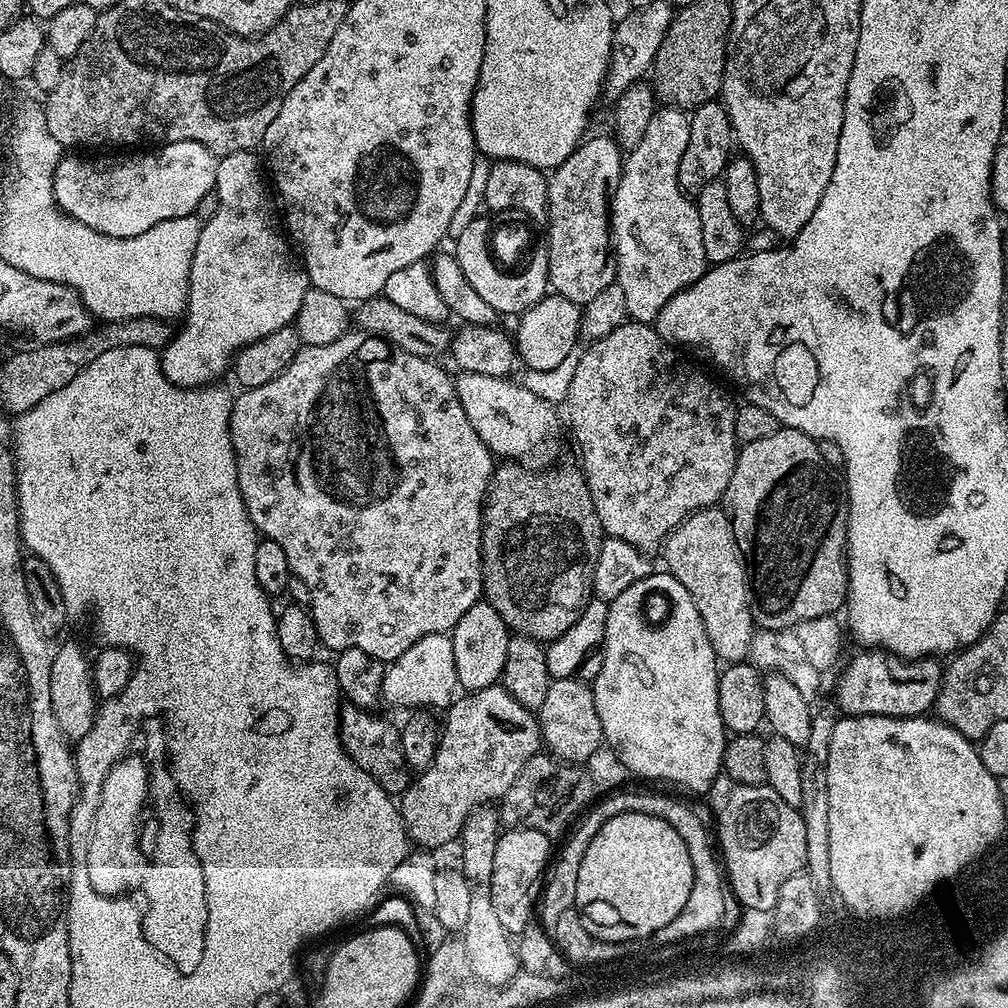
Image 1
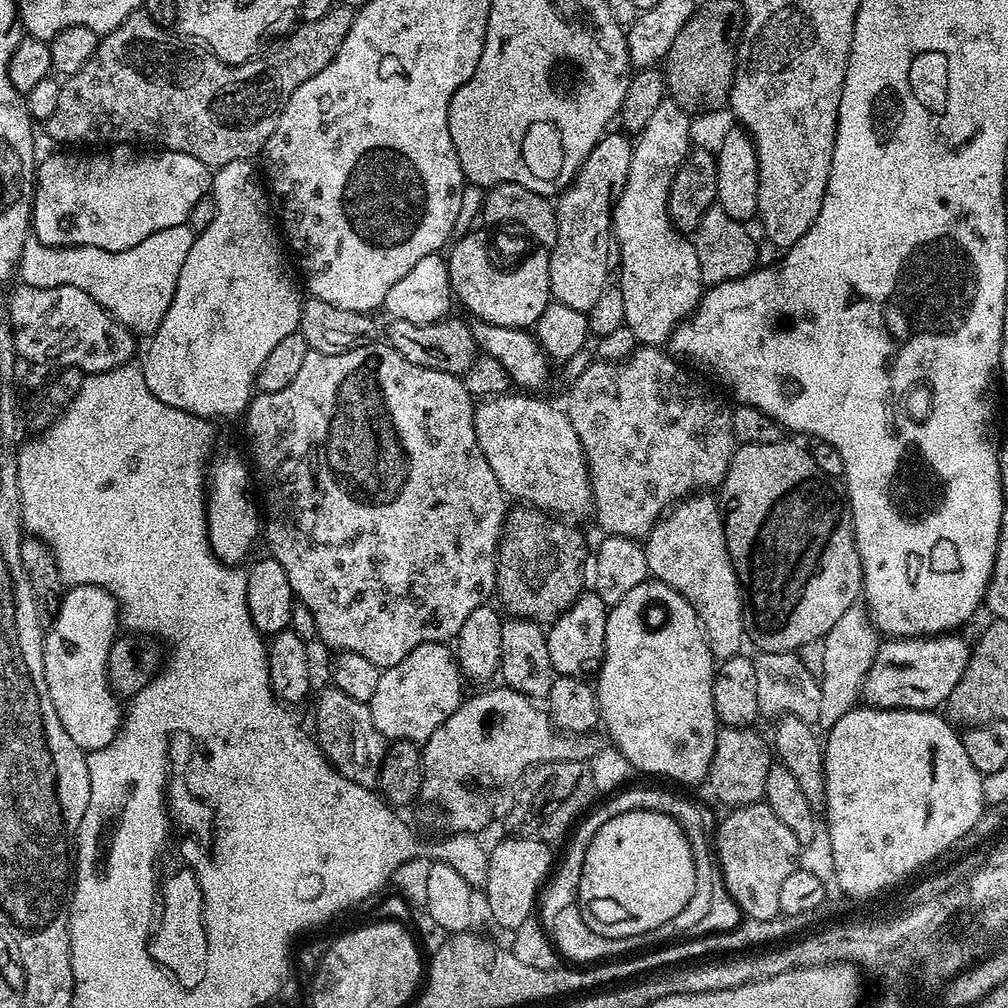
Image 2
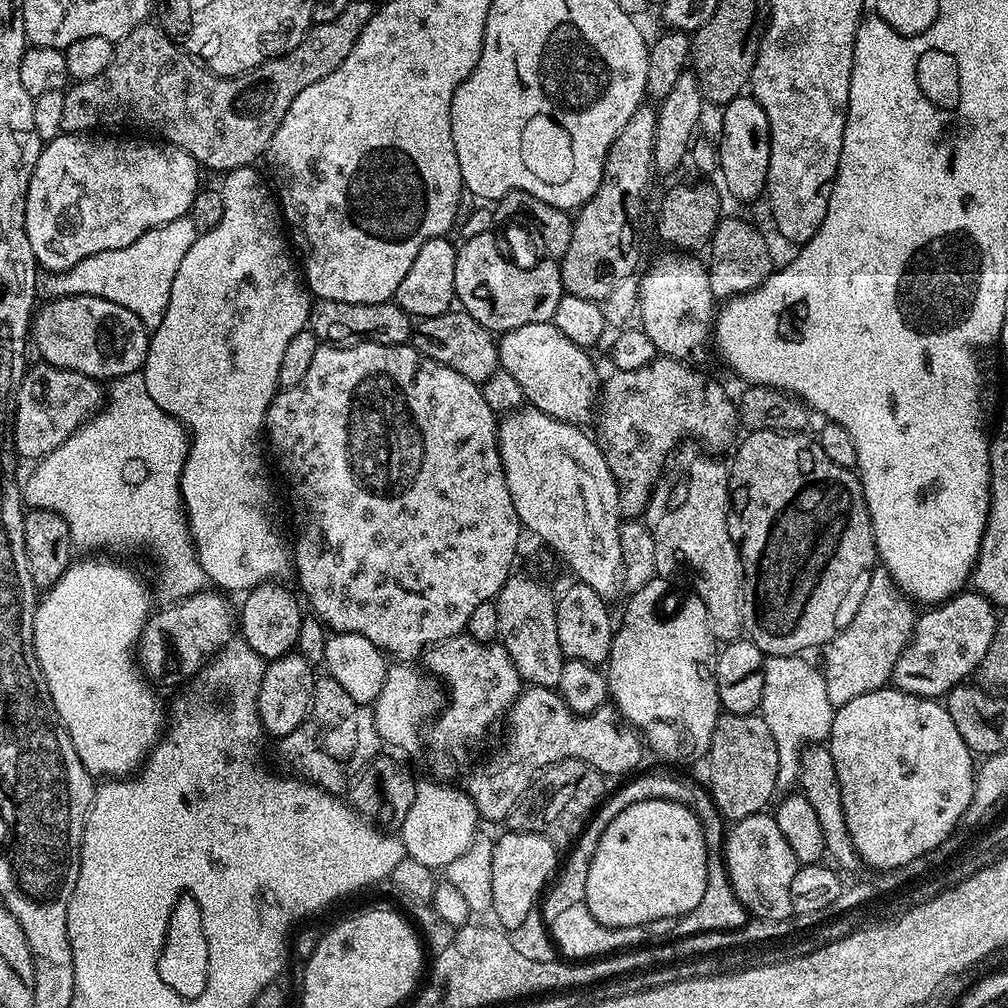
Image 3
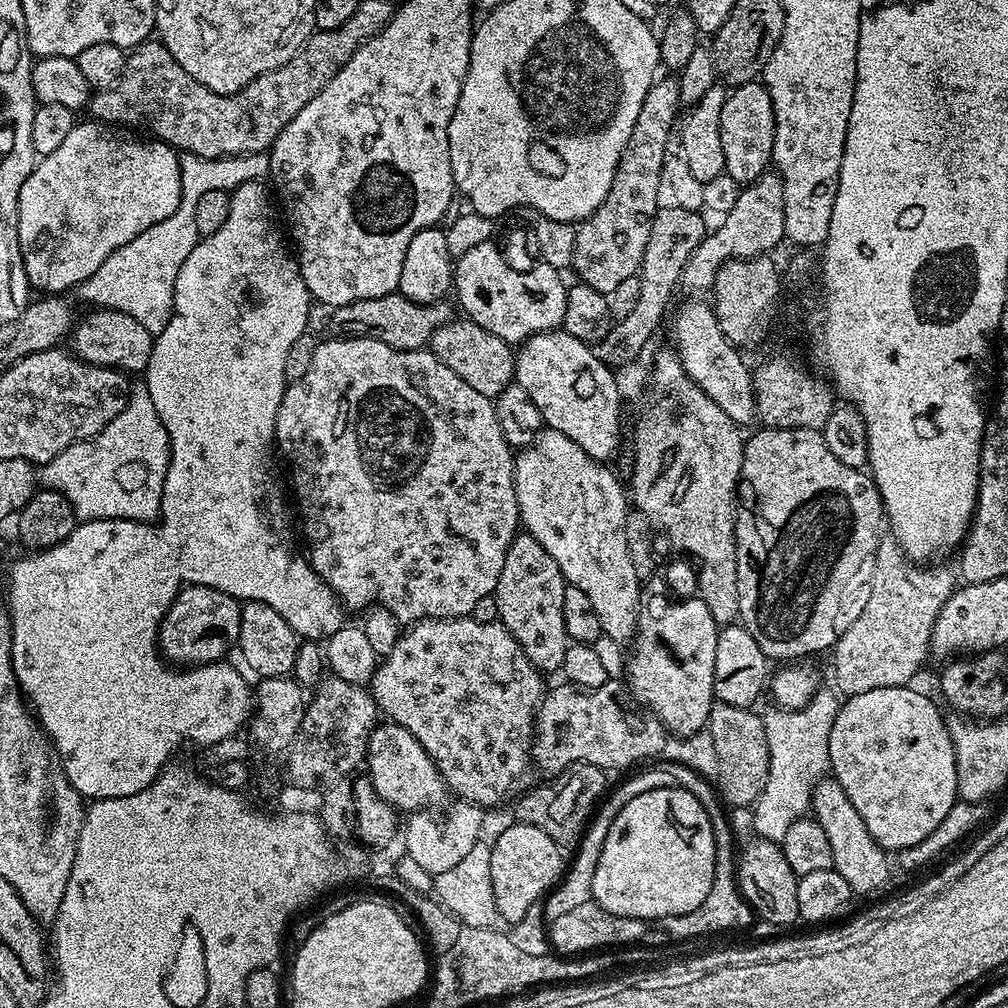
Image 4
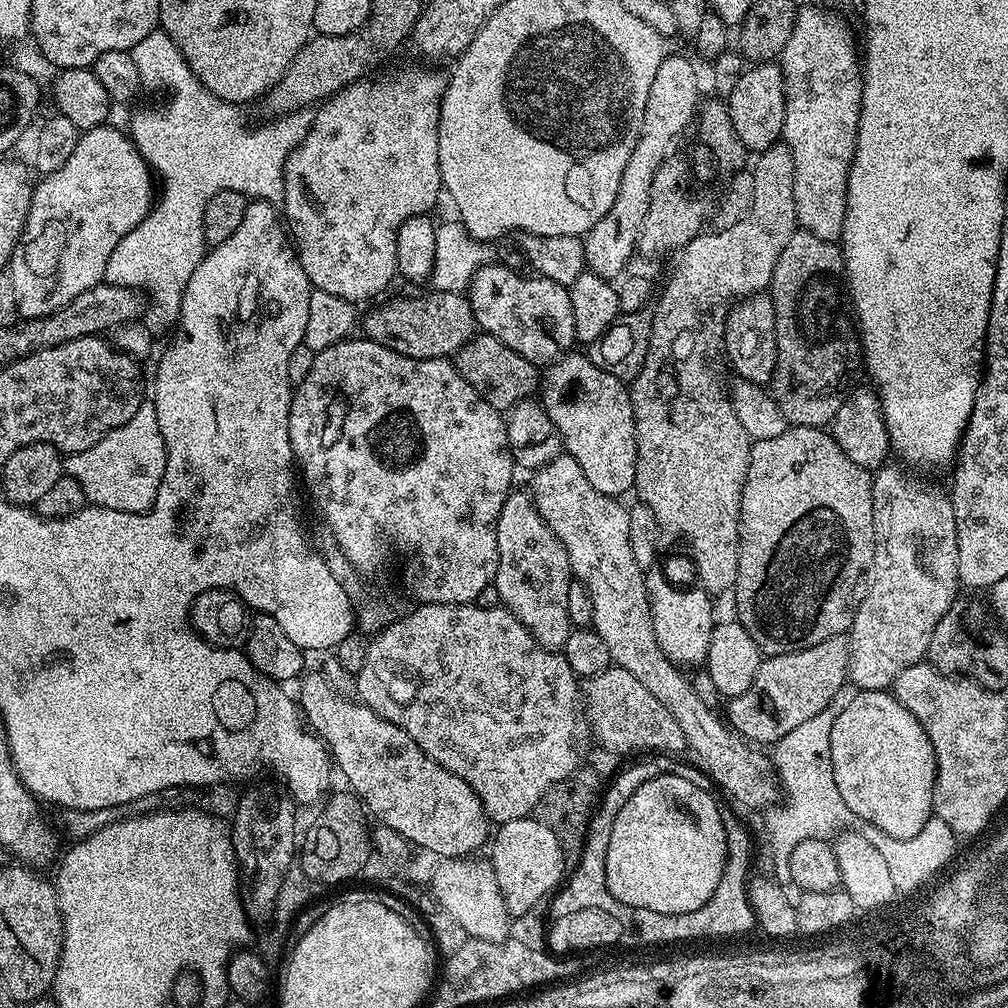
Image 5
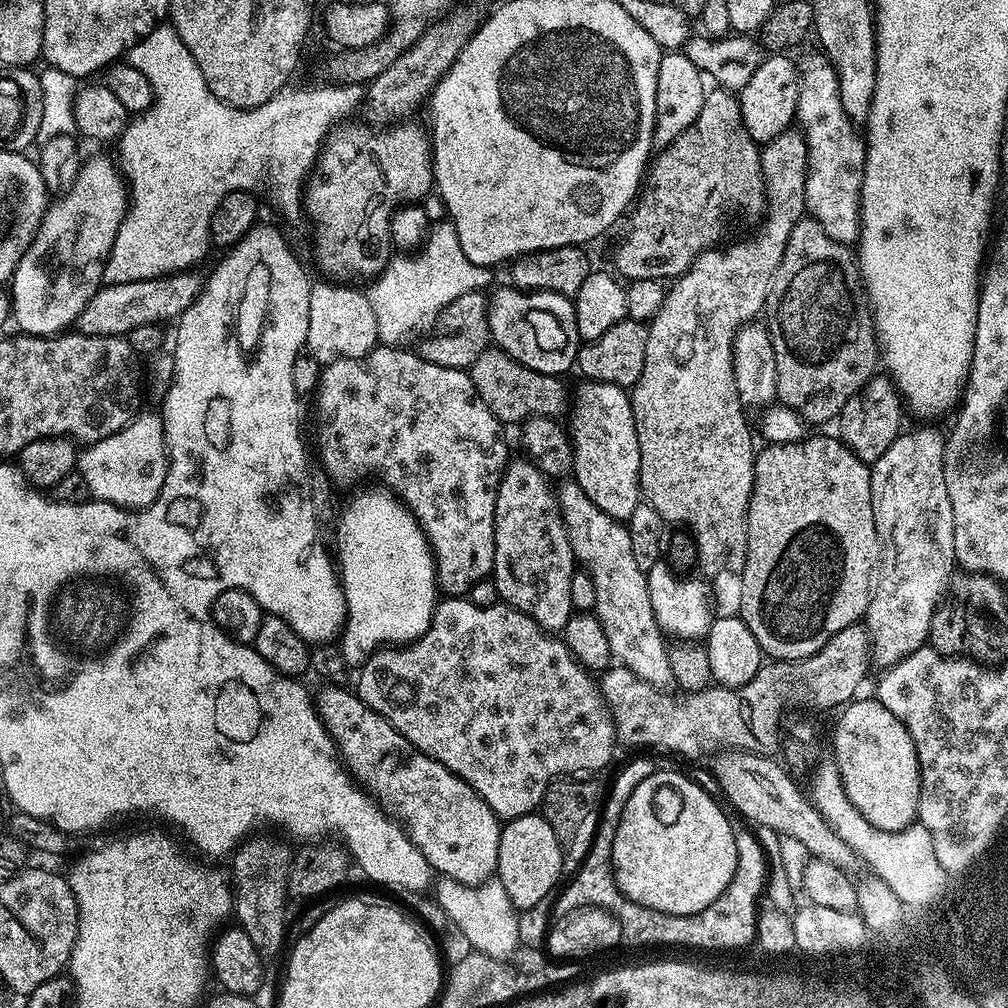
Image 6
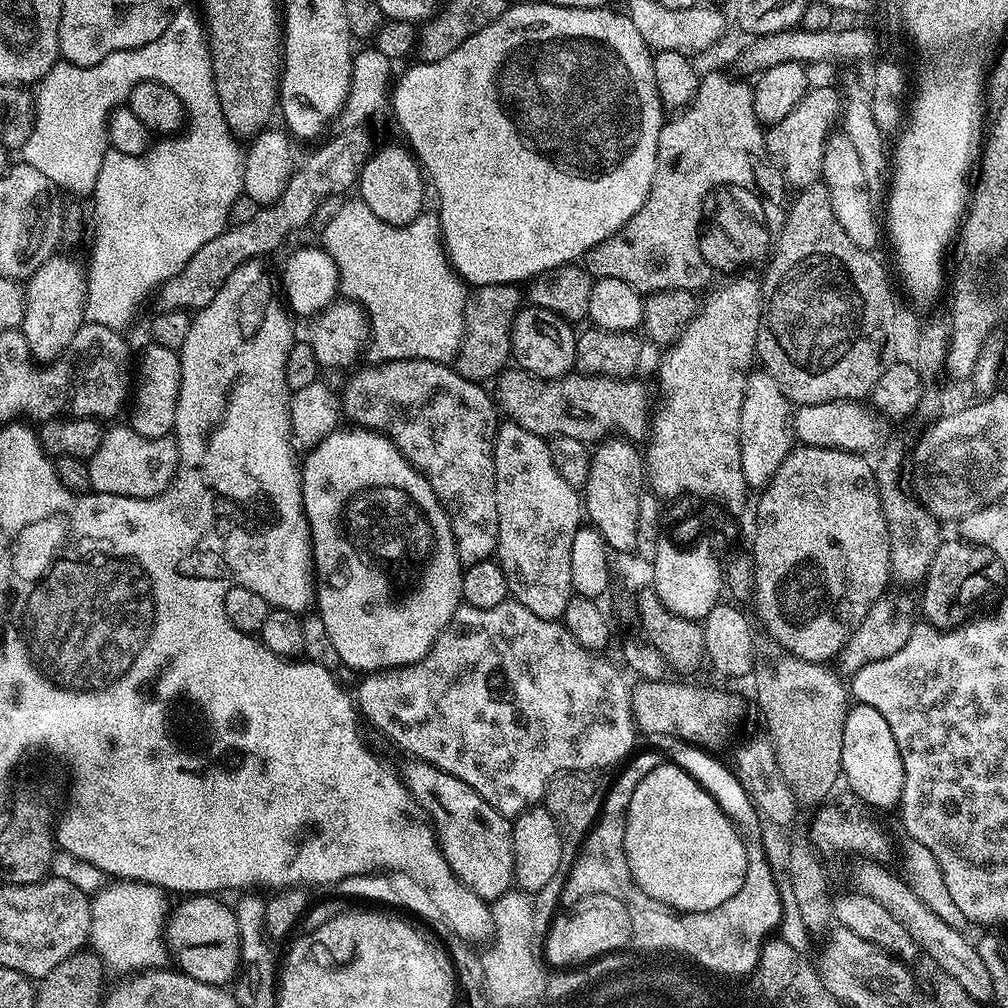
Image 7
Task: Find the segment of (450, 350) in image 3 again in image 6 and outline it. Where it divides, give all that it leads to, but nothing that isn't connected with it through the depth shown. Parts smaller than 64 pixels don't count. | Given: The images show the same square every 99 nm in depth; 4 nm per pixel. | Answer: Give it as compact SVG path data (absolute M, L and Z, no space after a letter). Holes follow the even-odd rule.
M490 346L478 356L478 362L474 362L470 369L470 375L474 382L474 390L478 390L478 398L486 402L490 414L499 418L501 425L519 425L531 416L550 416L560 418L570 408L570 388L563 383L561 377L542 374L530 370L519 364L514 358L510 358L502 349Z

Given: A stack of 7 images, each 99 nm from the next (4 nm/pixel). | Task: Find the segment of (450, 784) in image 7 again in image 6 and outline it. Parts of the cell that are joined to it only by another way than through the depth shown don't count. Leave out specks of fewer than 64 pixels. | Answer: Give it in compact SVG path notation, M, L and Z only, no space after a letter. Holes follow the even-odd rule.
M324 686L315 699L315 706L320 720L328 728L332 740L336 743L336 751L344 761L344 767L352 773L361 785L364 785L385 809L394 813L402 821L408 837L418 846L420 853L426 858L429 869L433 873L441 872L441 877L457 880L463 884L484 884L496 876L498 862L498 842L502 821L486 806L482 797L473 790L458 774L454 774L442 762L422 754L407 740L382 714L378 714L370 706L366 706L355 691L348 692L344 686Z

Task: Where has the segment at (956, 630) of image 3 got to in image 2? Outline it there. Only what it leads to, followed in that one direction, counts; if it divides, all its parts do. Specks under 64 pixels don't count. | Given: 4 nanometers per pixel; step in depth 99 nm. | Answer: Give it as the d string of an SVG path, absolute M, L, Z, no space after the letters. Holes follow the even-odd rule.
M929 634L885 639L870 670L864 676L863 699L869 705L885 710L939 709L939 704L941 707L954 690L954 686L958 686L958 678L962 678L972 656L972 644L956 635L960 634Z

